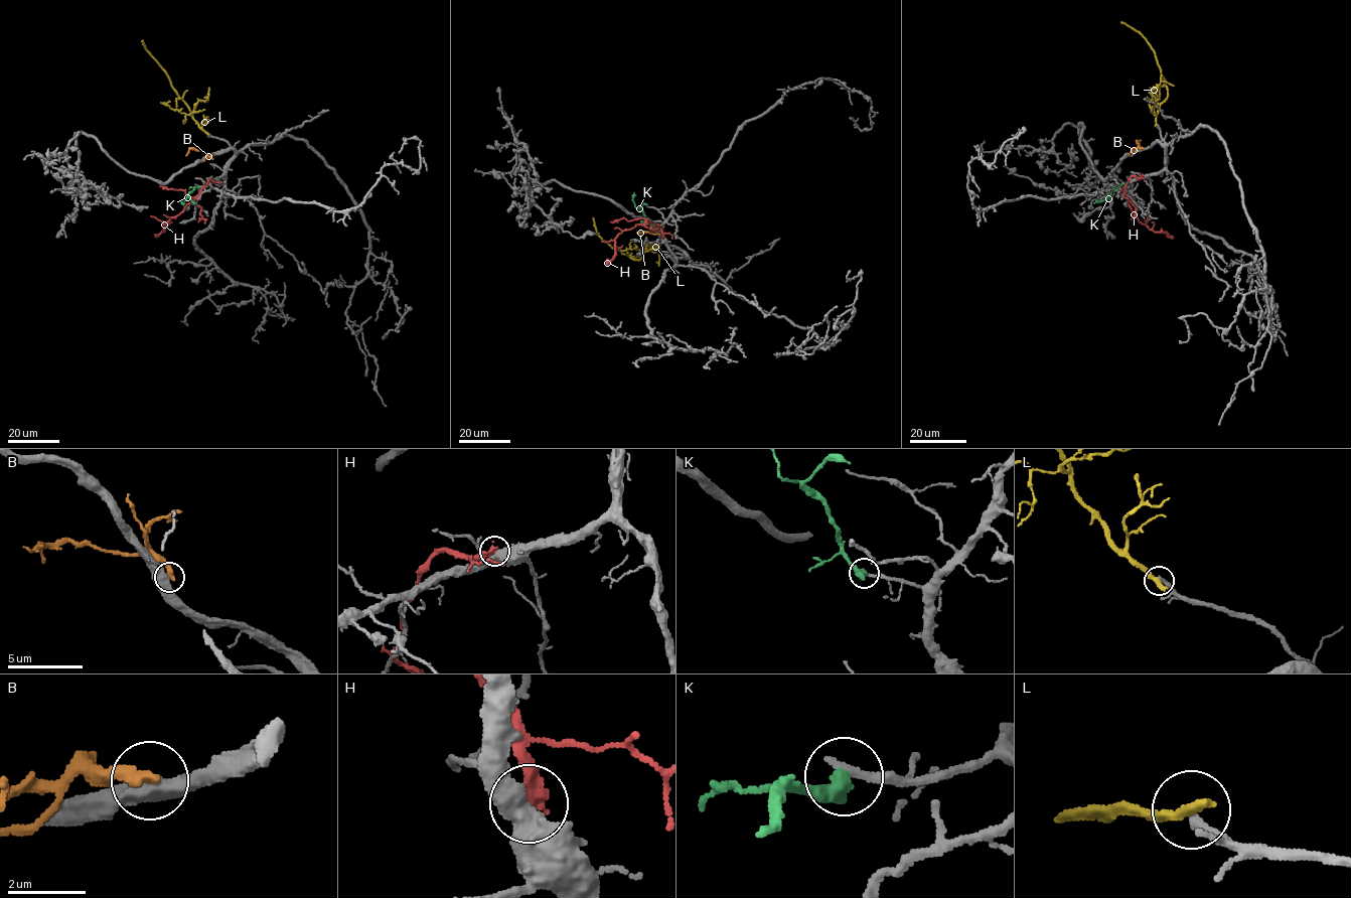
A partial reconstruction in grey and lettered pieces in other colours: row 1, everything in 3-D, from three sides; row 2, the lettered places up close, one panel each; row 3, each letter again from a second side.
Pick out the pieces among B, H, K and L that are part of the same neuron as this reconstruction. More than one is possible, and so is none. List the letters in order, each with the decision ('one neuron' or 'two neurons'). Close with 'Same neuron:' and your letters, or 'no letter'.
B: two neurons
H: two neurons
K: two neurons
L: two neurons
Same neuron: no letter

